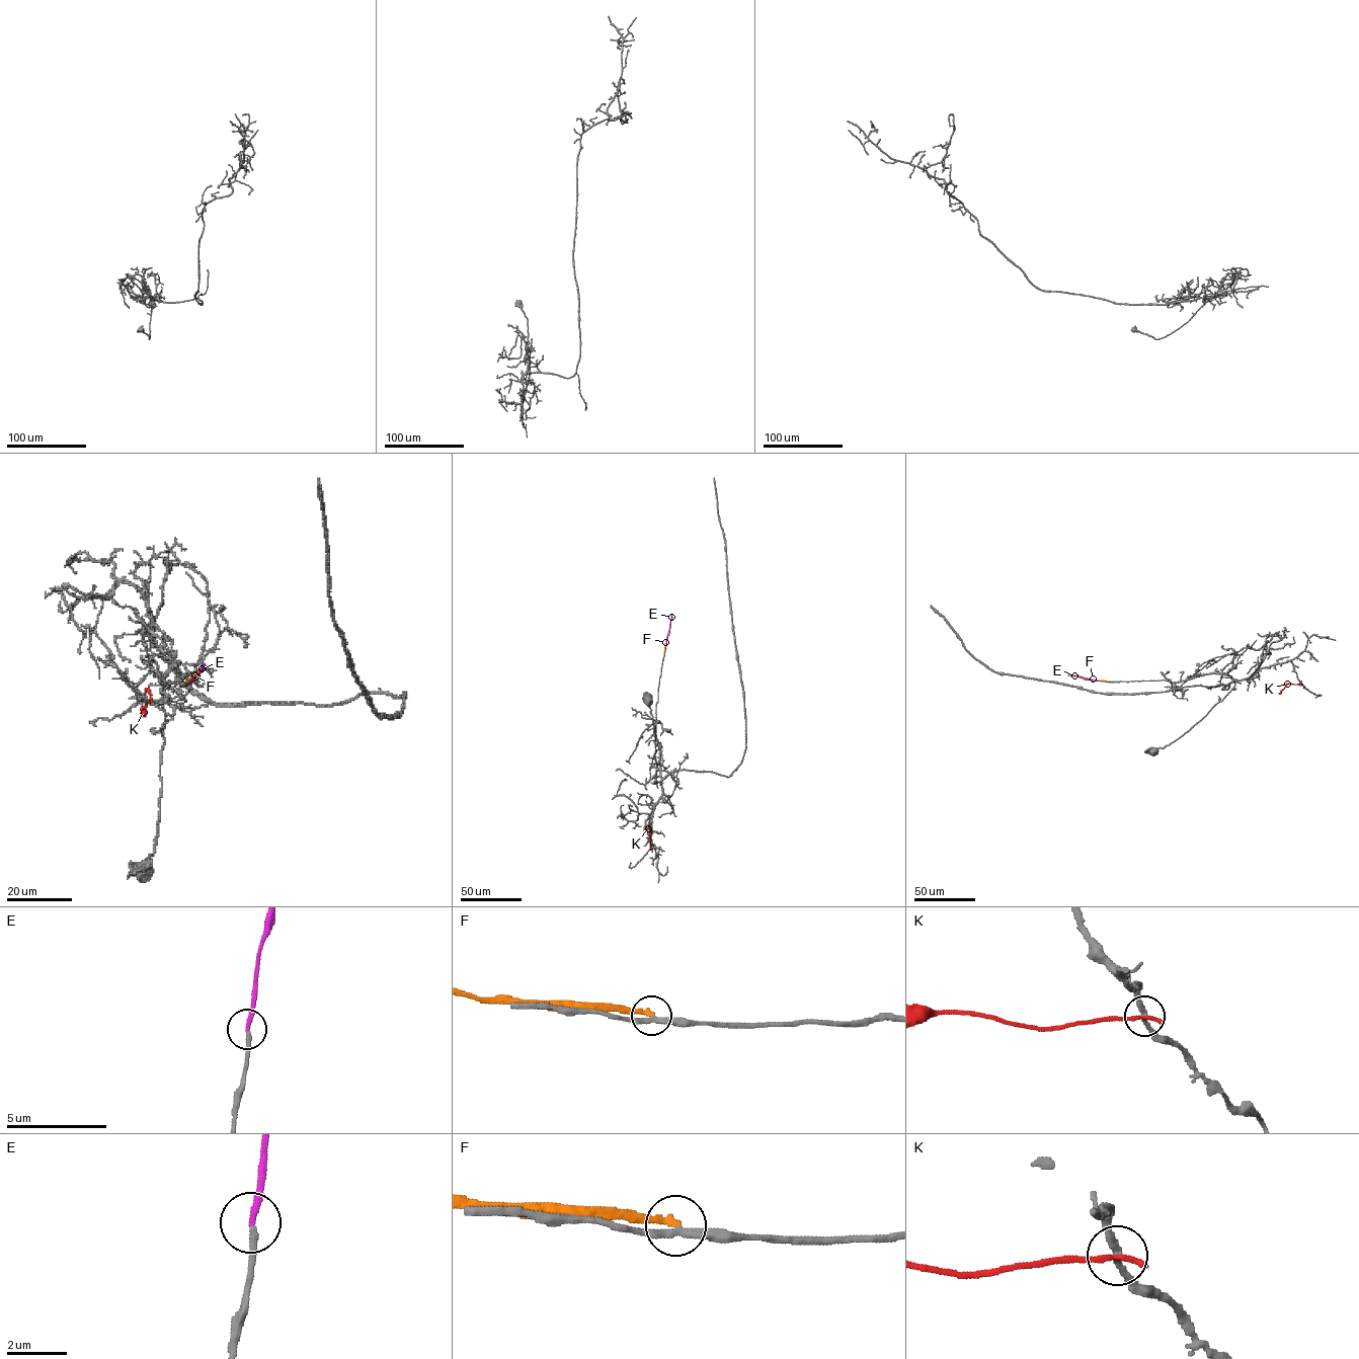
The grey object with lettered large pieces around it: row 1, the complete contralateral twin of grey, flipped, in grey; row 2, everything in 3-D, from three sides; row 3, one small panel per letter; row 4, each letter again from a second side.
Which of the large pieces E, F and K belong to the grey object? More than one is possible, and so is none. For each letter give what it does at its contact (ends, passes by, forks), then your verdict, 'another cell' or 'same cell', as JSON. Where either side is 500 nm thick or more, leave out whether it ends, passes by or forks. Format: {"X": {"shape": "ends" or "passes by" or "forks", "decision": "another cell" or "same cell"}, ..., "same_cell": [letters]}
{"E": {"shape": "ends", "decision": "same cell"}, "F": {"shape": "ends", "decision": "another cell"}, "K": {"shape": "ends", "decision": "another cell"}, "same_cell": ["E"]}

